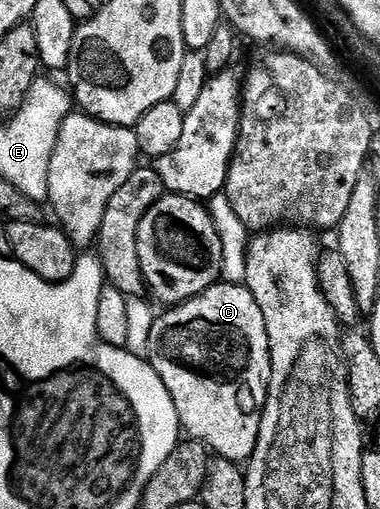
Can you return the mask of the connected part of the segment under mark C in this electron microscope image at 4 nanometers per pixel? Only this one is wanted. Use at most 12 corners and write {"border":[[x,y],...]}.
{"border":[[217,283],[155,318],[180,428],[244,463],[272,374],[262,307]]}

